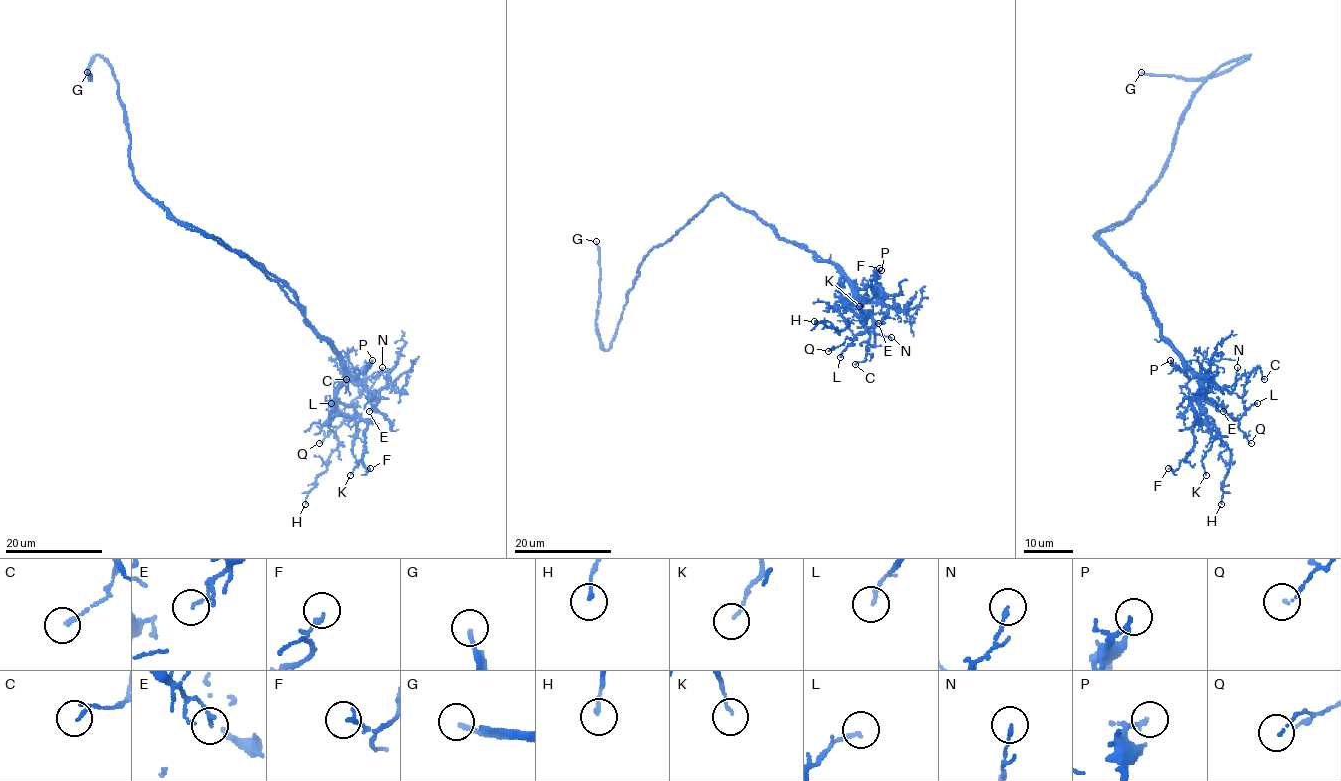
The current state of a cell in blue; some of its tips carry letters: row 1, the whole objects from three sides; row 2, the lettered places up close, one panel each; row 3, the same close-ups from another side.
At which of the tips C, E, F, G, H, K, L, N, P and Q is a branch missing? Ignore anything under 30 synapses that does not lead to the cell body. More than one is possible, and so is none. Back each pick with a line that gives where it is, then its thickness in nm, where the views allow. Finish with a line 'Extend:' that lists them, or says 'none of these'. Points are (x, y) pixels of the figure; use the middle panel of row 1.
G: at (596, 241); 180 nm thick
Extend: G

